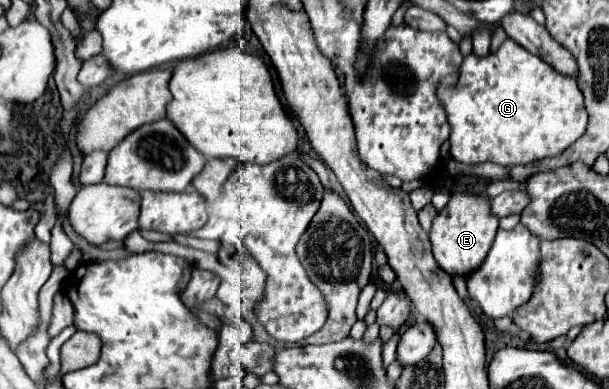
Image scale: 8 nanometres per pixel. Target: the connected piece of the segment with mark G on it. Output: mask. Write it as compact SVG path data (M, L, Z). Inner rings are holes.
M506 39L494 53L488 53L486 57L478 57L474 53L466 55L462 65L458 67L458 75L456 75L456 83L454 85L448 85L448 83L440 83L438 85L438 101L442 103L444 111L446 111L446 117L448 117L448 123L450 123L450 155L460 161L460 163L484 163L484 161L492 161L492 163L498 163L498 165L524 165L524 163L532 163L536 159L542 159L542 157L552 157L552 155L558 155L562 153L562 149L570 147L570 143L574 143L584 131L586 131L586 109L584 109L584 97L576 85L576 79L570 77L570 75L562 75L558 73L554 67L550 67L542 57L536 57L534 53L530 53L528 49L524 49L522 45L518 45L516 41L512 39Z

